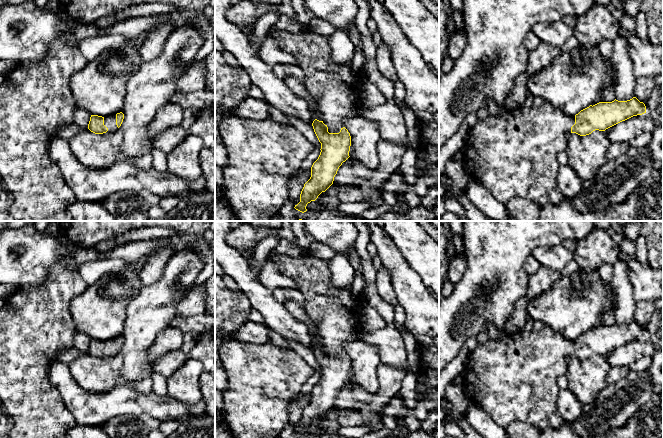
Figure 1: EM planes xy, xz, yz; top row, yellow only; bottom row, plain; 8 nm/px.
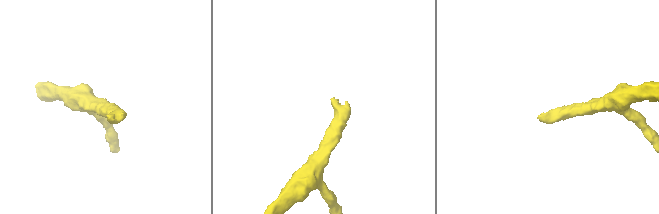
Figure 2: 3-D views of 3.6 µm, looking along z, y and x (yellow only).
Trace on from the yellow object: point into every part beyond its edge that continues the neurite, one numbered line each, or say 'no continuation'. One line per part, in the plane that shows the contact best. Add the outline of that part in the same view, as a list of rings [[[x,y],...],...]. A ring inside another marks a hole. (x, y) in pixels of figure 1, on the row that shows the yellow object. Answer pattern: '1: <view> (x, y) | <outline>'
1: xz (335, 88) | [[[310,28],[298,33],[270,29],[267,36],[272,36],[279,48],[296,58],[297,64],[304,71],[301,80],[309,95],[315,101],[319,112],[317,120],[322,121],[329,133],[339,133],[345,127],[345,120],[355,116],[353,108],[360,104],[360,87],[365,81],[362,74],[356,73],[351,67],[351,61],[345,65],[335,63],[331,58],[328,36],[315,33]]]

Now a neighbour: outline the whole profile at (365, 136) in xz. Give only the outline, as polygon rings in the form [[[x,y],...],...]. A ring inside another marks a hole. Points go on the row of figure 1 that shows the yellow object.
[[[354,116],[345,120],[345,128],[351,136],[349,156],[366,169],[376,168],[379,165],[377,144],[381,139],[376,124],[362,116]]]

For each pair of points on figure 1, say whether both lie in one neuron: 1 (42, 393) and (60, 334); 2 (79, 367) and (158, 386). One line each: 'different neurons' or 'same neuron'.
1: same neuron
2: different neurons

